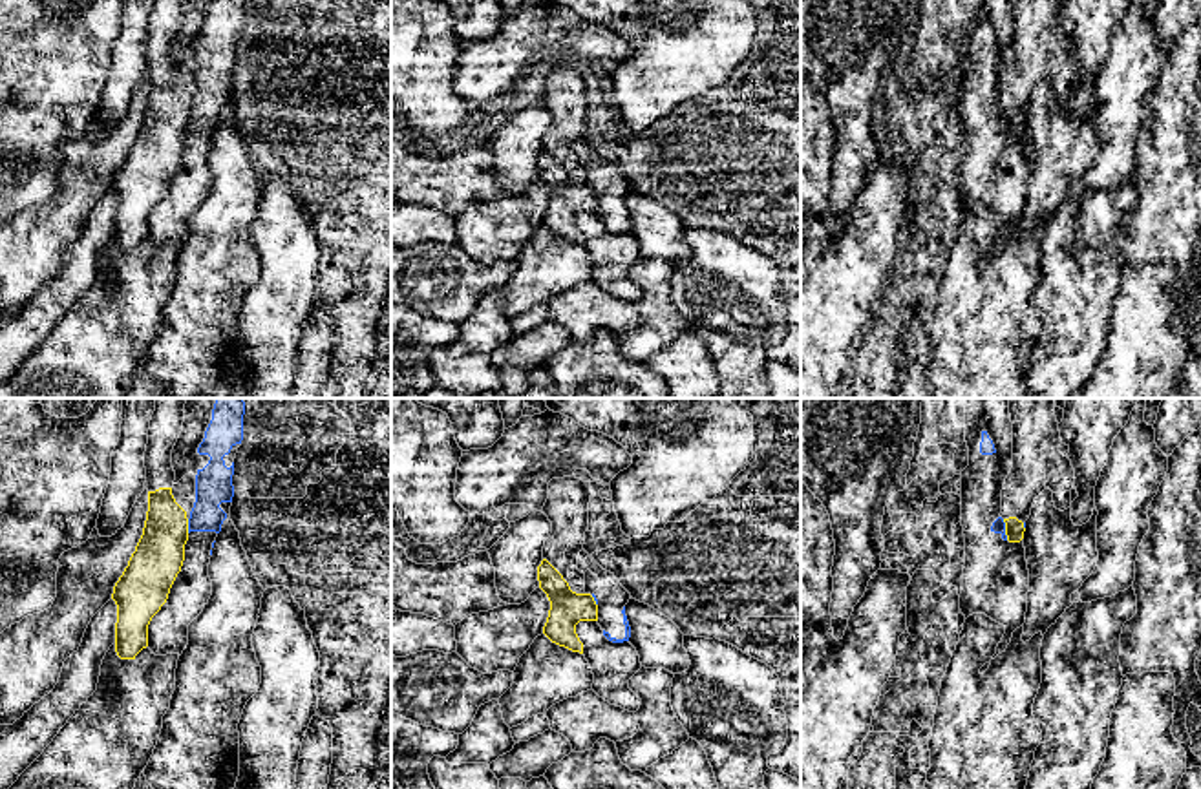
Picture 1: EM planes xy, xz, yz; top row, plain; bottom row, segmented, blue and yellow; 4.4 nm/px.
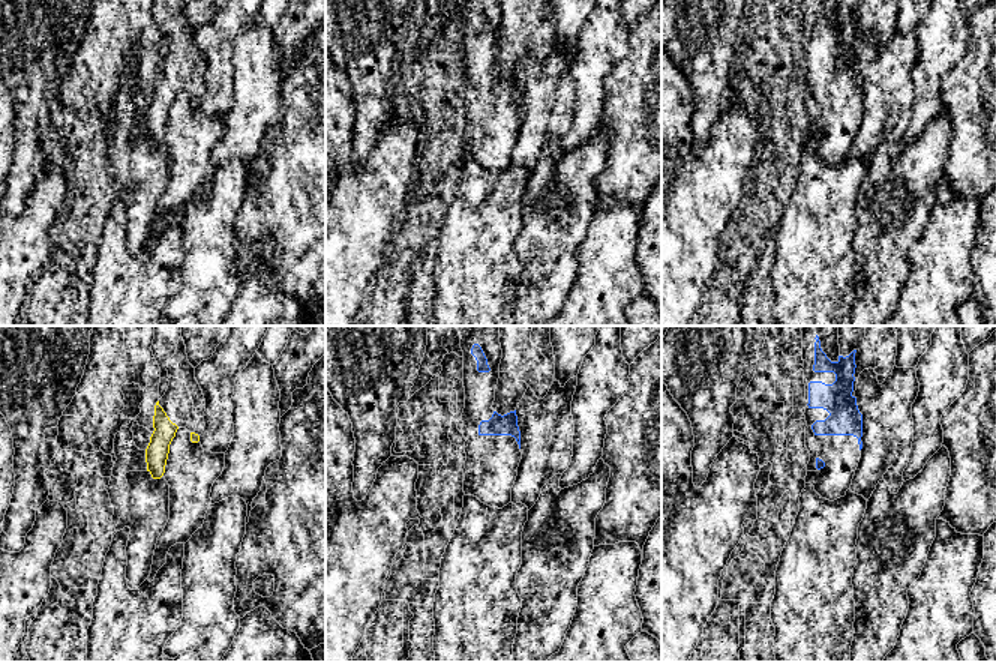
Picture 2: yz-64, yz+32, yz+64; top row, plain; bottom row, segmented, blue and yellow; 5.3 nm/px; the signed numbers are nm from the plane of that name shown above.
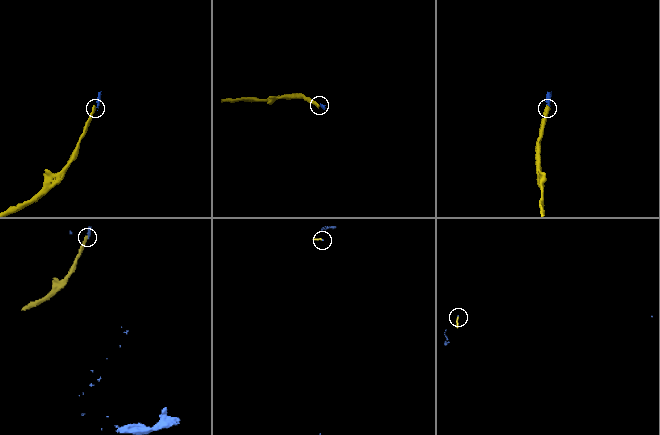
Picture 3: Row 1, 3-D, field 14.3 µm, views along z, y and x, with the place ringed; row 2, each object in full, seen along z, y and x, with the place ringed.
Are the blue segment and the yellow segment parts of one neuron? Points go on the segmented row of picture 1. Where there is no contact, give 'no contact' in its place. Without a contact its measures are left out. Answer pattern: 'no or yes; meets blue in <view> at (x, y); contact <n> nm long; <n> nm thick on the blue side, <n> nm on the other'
no; meets blue in yz at (1004, 530); contact 100 nm long; 60 nm thick on the blue side, 80 nm on the other

